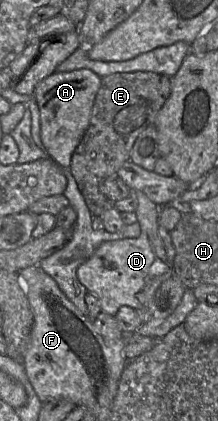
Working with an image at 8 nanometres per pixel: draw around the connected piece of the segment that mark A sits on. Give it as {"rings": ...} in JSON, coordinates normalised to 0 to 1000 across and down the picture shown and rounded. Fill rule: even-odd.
{"rings":[[[408,164],[252,169],[161,209],[151,233],[183,264],[183,321],[220,371],[280,399],[317,401],[326,373],[413,287],[463,183]]]}

